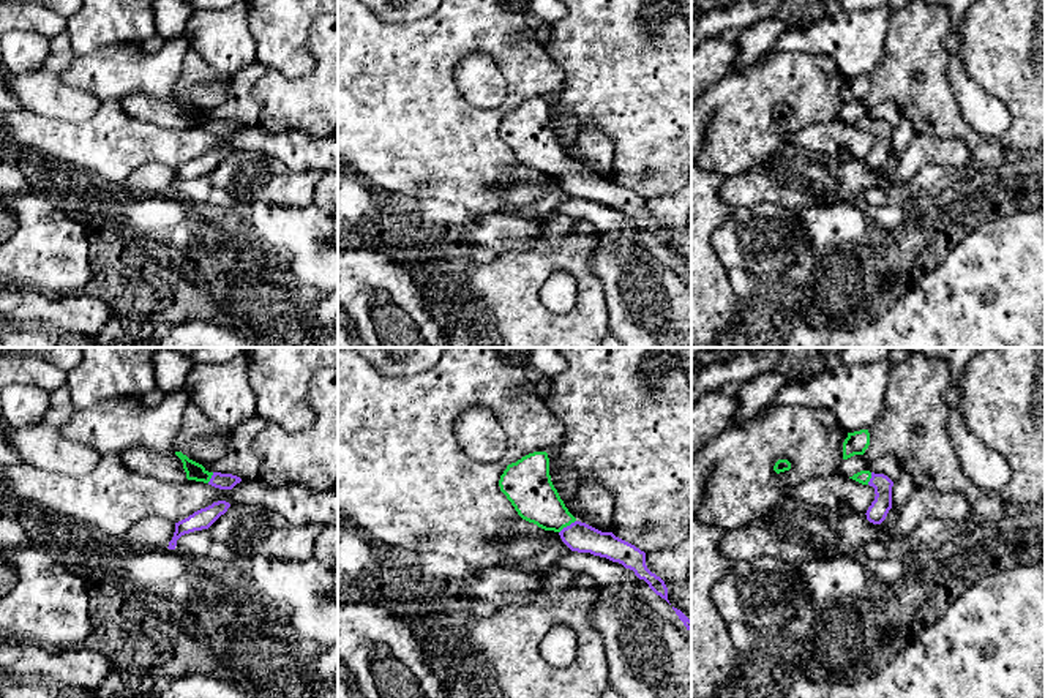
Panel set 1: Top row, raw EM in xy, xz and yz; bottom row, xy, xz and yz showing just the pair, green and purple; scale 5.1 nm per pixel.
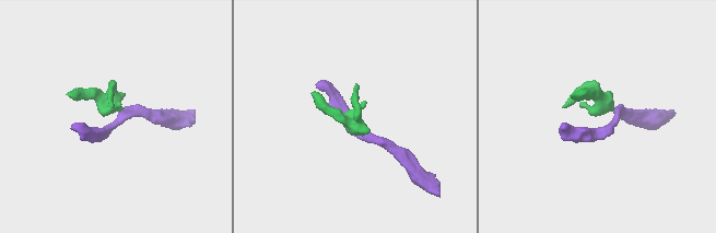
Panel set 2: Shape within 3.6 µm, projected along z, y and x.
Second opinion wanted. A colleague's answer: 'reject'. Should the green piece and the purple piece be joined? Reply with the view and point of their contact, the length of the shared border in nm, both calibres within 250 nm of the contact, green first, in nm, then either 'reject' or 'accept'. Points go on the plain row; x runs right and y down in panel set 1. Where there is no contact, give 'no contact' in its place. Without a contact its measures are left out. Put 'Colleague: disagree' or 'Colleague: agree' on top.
Colleague: disagree
xz (567, 171) | 110 nm | 240/150 nm | accept

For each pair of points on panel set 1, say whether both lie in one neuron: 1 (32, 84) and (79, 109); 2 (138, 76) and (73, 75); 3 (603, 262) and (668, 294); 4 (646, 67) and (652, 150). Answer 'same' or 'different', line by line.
1: same
2: same
3: same
4: same

